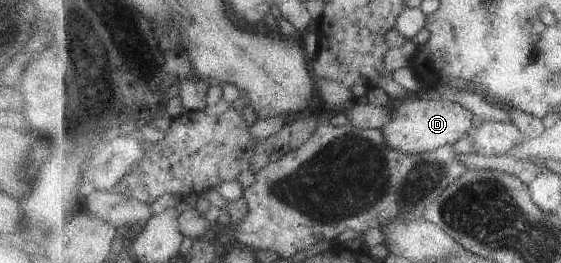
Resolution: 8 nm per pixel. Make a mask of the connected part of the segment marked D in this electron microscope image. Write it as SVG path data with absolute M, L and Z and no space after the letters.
M409 95L395 108L393 120L382 128L382 131L391 148L404 153L419 154L435 151L439 147L461 140L475 125L474 120L475 115L456 102L434 100L430 96L416 99Z

